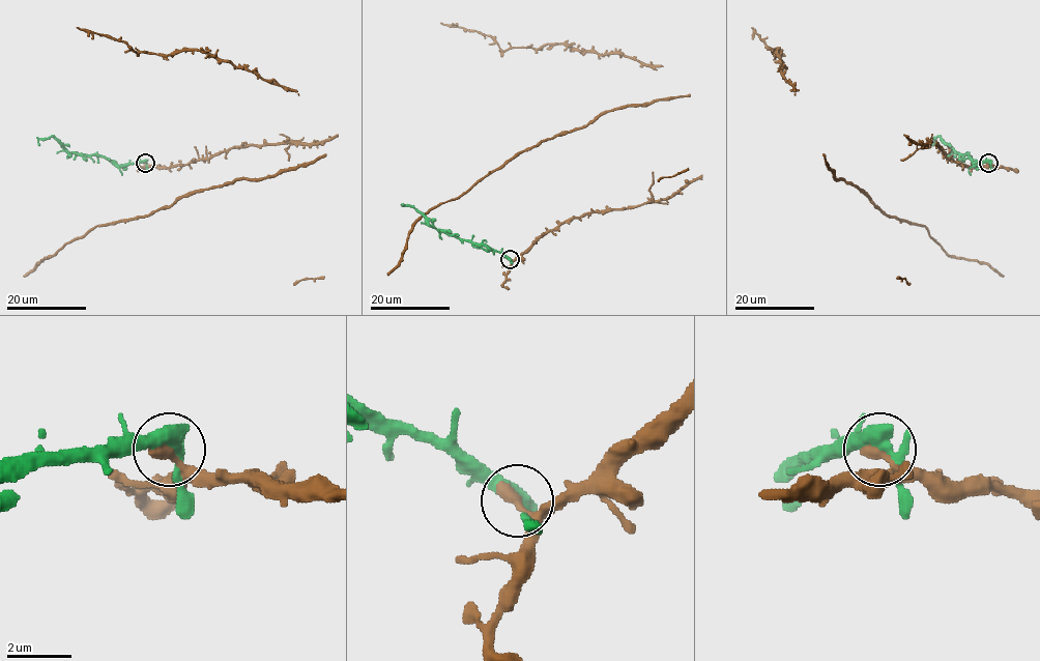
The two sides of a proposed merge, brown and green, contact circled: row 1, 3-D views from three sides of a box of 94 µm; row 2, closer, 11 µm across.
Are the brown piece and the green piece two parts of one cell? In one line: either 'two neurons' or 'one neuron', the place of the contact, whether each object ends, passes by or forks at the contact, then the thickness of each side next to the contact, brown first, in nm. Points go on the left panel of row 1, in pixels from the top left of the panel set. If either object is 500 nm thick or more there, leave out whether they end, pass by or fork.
two neurons | (145, 163) | brown ends | green forks | 400/360 nm

